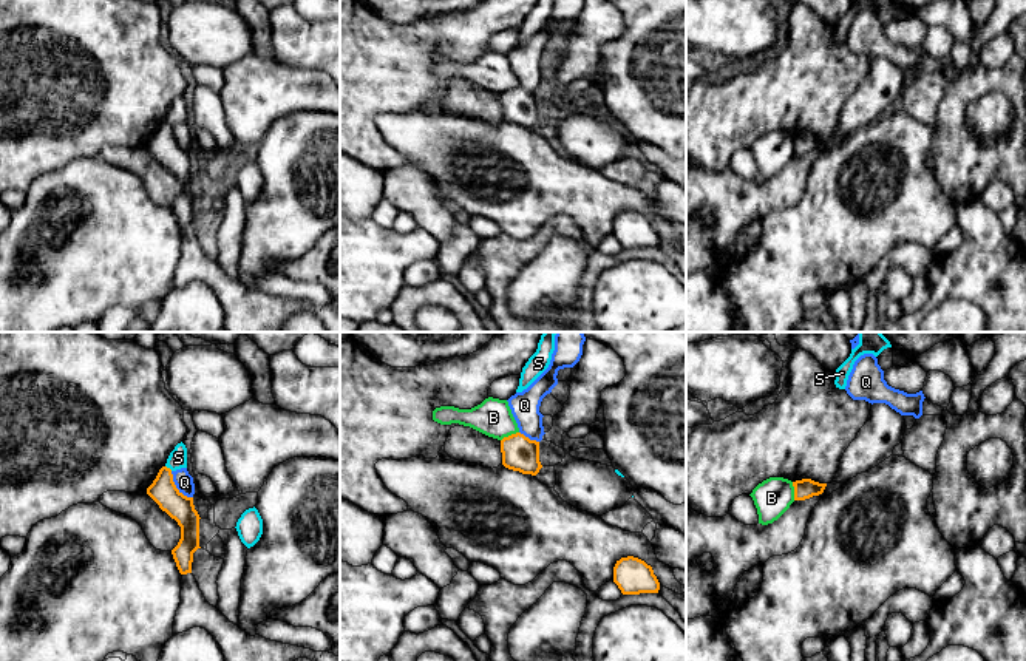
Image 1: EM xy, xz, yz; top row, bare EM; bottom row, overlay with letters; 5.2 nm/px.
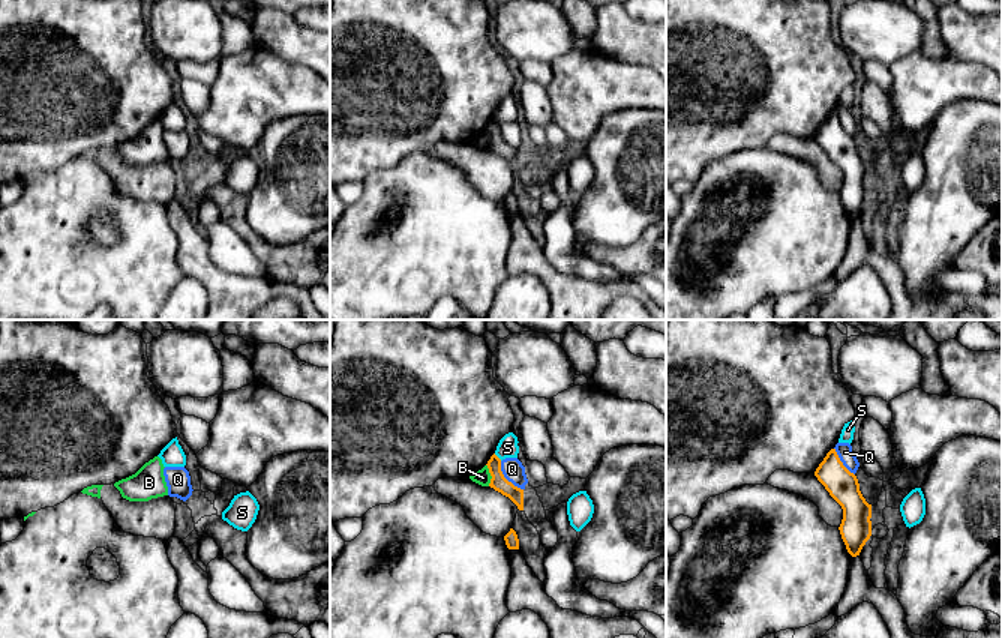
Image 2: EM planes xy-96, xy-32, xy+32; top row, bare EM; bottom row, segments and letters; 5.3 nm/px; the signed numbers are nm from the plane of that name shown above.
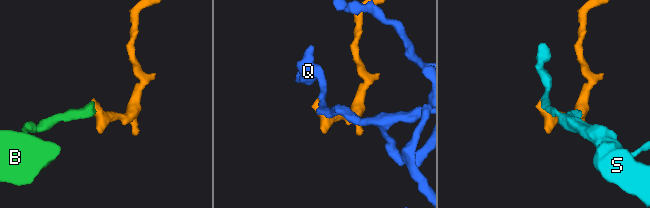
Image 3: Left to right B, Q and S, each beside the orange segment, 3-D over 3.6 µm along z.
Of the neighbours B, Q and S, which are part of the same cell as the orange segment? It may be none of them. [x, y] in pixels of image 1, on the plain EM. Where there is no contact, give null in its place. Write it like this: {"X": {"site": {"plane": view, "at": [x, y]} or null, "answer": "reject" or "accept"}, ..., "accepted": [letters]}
{"B": {"site": {"plane": "xz", "at": [509, 90]}, "answer": "reject"}, "Q": {"site": {"plane": "xy", "at": [175, 141]}, "answer": "reject"}, "S": {"site": {"plane": "xy", "at": [169, 122]}, "answer": "reject"}, "accepted": []}

